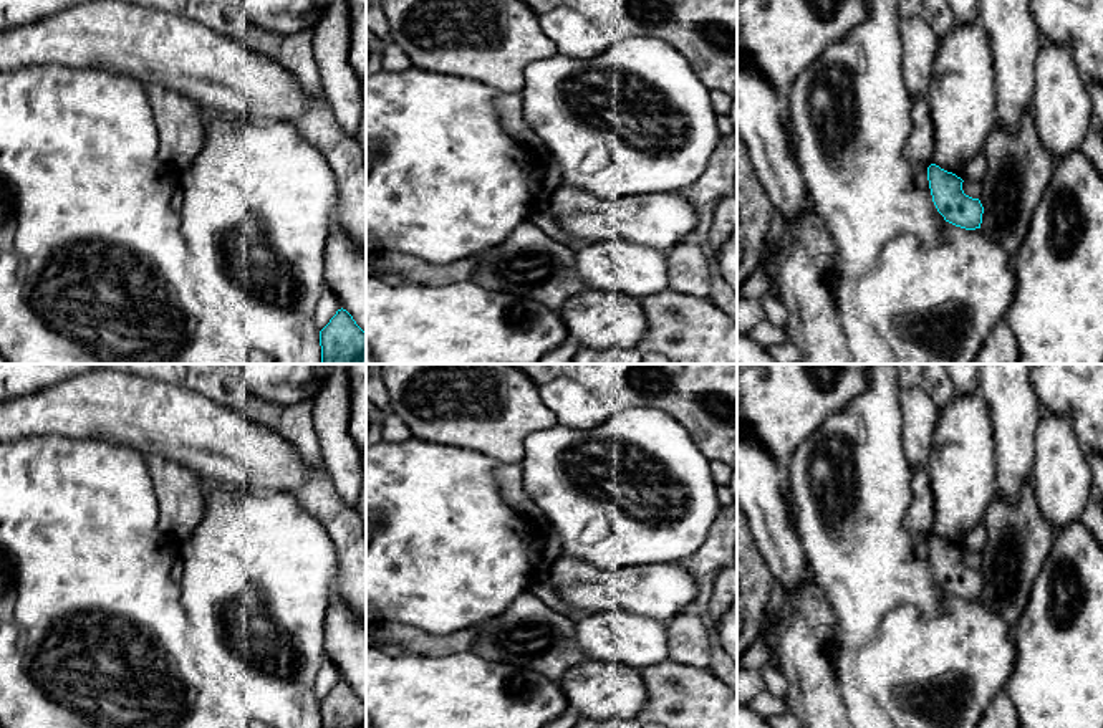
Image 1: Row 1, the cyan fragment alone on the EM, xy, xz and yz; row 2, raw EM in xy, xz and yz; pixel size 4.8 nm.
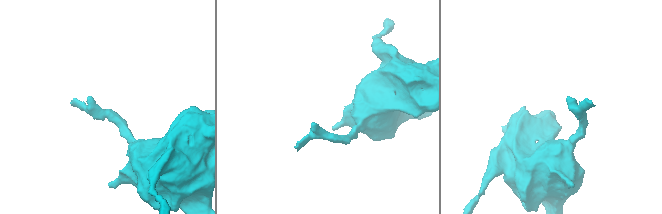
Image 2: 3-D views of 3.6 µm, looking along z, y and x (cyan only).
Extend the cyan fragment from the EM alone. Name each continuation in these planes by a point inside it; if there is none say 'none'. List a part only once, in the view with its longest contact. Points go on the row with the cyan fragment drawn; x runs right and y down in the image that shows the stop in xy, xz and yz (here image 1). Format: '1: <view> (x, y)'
none

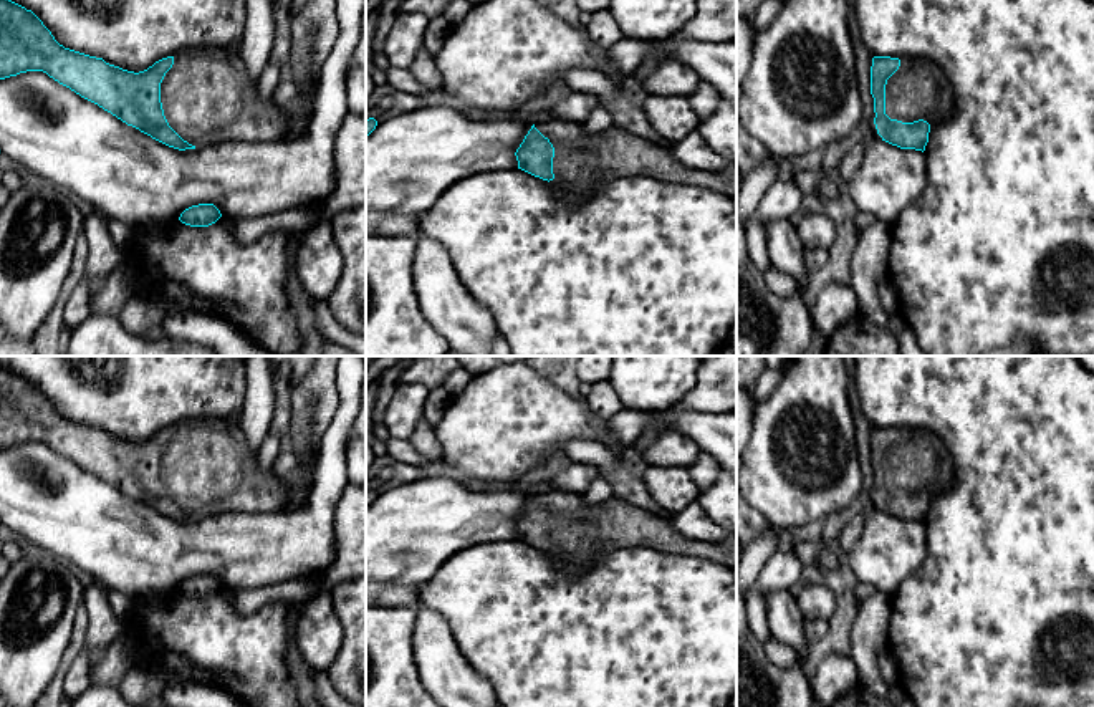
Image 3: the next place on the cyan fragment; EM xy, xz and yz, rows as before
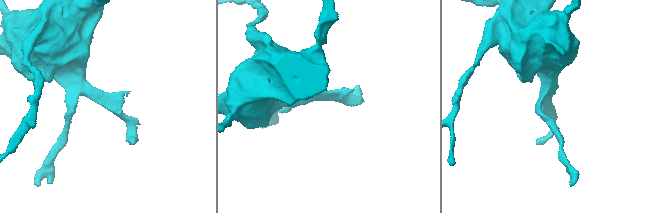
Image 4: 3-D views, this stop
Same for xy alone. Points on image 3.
1: xy (207, 96)

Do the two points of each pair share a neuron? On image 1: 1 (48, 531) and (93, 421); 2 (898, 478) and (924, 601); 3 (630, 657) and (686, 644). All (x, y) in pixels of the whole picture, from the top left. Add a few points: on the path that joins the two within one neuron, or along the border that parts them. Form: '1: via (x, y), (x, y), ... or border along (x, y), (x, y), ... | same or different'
1: border along (47, 434), (106, 439), (123, 445) | different
2: via (891, 508), (891, 561), (901, 571) | same
3: border along (666, 624), (669, 657) | different

